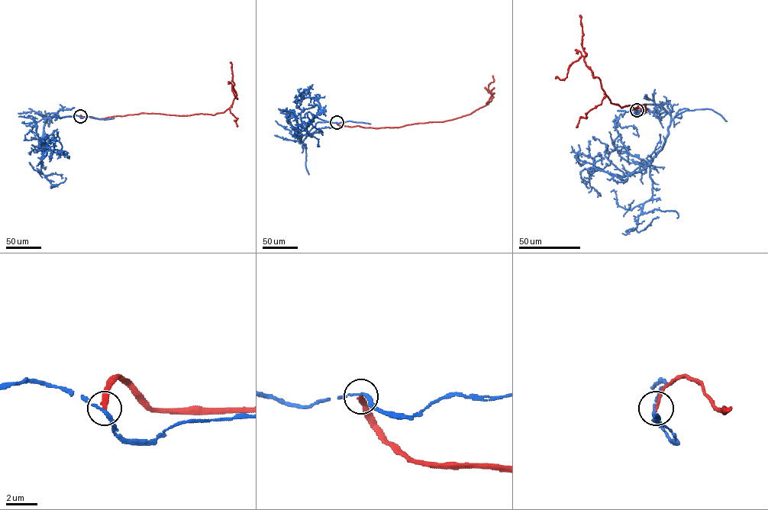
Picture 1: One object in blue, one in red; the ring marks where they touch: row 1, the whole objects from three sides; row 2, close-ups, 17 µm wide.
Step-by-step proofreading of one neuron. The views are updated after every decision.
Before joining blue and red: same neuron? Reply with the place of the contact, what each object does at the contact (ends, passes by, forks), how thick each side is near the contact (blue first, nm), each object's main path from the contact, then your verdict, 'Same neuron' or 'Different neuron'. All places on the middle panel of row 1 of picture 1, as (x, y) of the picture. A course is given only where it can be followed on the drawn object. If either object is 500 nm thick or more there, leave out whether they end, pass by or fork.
Place: (337, 122). At the ring blue passes by. At the ring red ends. Thickness 170 nm (blue) against 240 nm. Course of blue: (336, 122), (317, 122), (300, 140), (297, 132), (320, 111), (317, 101), (302, 98), (311, 85). Course of red: (337, 122), (350, 127), (394, 127), (460, 117), (492, 100), (488, 86), (494, 81), (493, 75). Different neuron

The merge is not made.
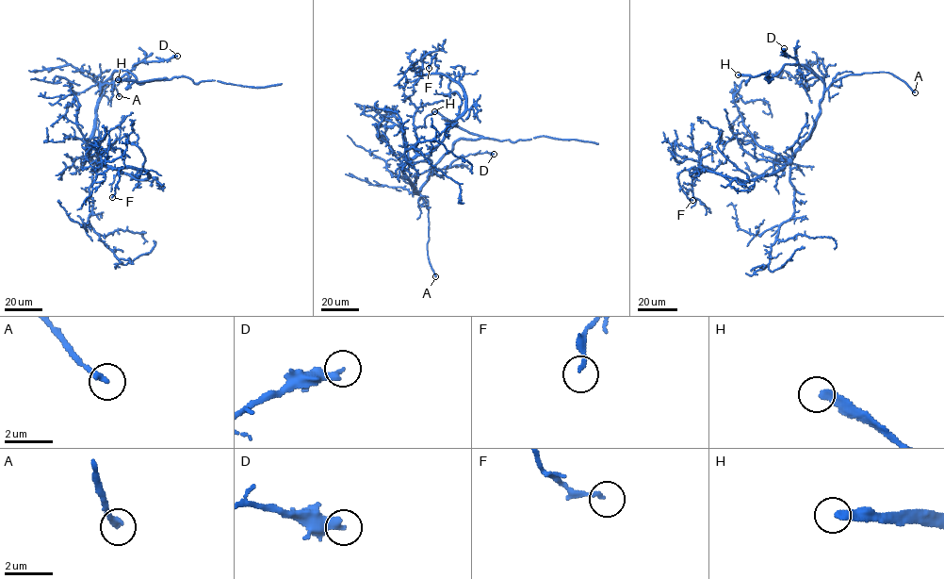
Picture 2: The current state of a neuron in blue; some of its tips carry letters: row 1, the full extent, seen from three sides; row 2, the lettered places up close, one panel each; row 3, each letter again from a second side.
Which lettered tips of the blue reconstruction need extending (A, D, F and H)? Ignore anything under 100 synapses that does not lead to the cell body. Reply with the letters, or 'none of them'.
H

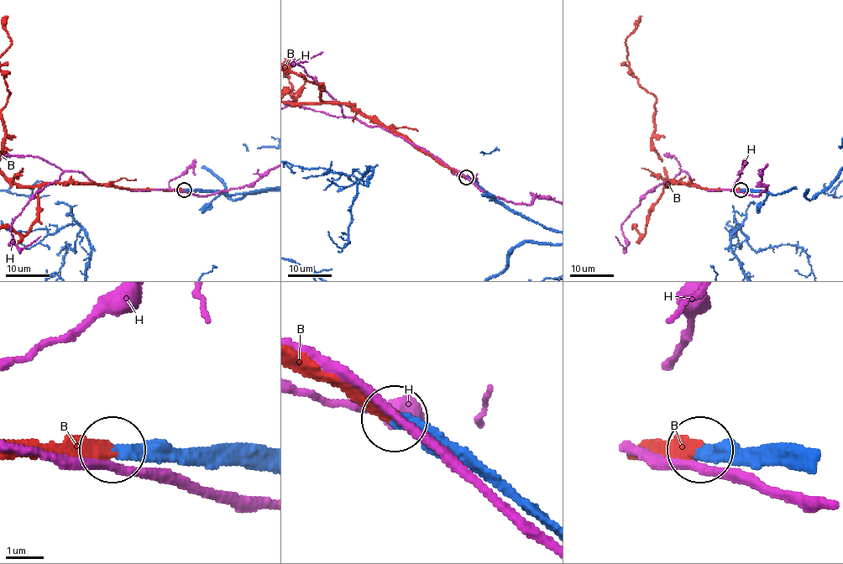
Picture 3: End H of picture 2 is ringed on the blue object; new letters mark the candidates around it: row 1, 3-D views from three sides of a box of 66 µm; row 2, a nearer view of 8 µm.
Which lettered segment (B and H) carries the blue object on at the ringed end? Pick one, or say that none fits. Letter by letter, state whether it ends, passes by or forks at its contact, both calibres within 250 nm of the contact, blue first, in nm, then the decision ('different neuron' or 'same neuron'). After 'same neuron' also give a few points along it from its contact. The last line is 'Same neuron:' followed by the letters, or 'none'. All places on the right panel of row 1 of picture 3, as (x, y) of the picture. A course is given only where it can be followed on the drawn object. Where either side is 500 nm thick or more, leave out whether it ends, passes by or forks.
B: it ends there; 360 nm thick on the blue side, 300 nm on the other; same neuron
H: it passes by; 320 nm thick on the blue side, 220 nm on the other; different neuron
Same neuron: B

